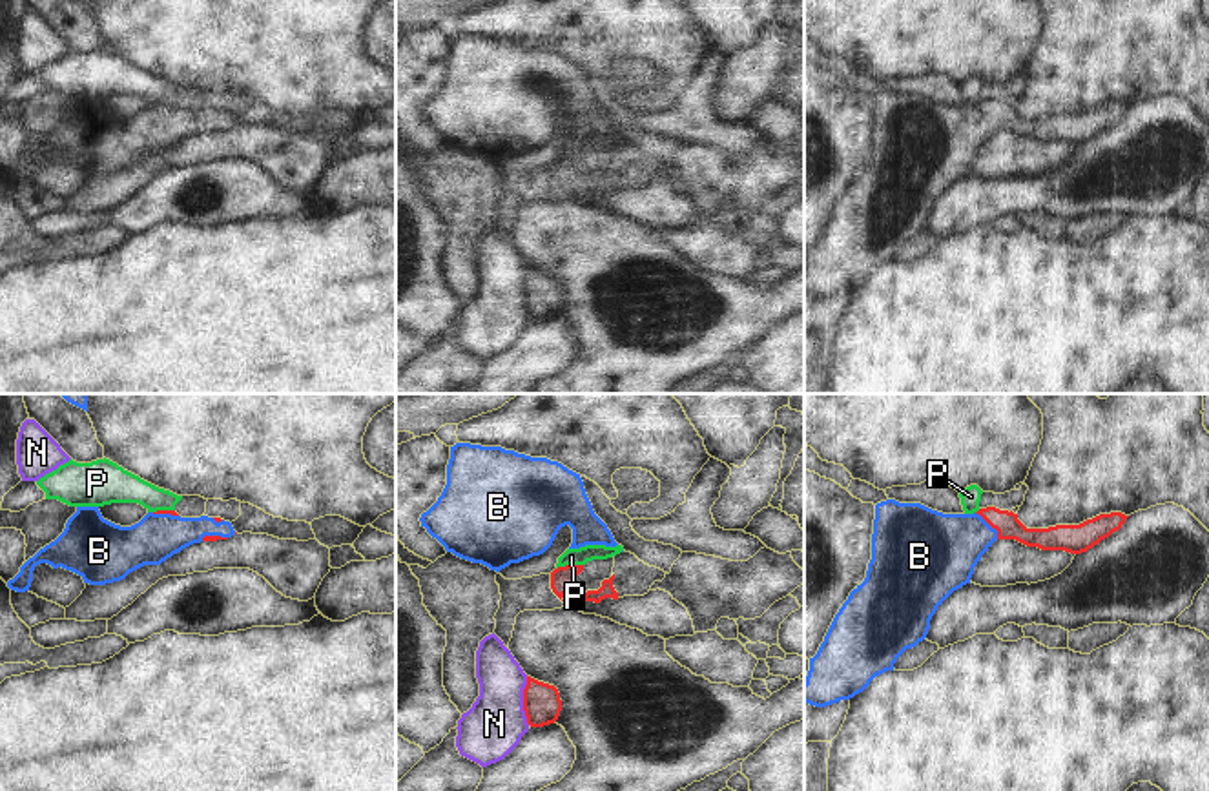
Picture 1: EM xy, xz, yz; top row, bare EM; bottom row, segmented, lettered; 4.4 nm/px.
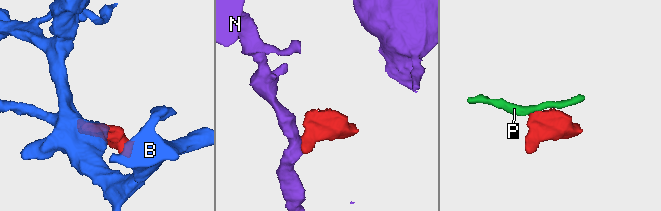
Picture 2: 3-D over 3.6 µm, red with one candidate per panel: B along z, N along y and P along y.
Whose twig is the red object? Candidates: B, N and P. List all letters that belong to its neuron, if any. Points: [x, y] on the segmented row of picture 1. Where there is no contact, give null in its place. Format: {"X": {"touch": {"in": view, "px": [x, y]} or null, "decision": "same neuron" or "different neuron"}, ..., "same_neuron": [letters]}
{"B": {"touch": {"in": "yz", "px": [989, 523]}, "decision": "same neuron"}, "N": {"touch": {"in": "xz", "px": [524, 700]}, "decision": "different neuron"}, "P": {"touch": {"in": "xz", "px": [569, 565]}, "decision": "different neuron"}, "same_neuron": ["B"]}

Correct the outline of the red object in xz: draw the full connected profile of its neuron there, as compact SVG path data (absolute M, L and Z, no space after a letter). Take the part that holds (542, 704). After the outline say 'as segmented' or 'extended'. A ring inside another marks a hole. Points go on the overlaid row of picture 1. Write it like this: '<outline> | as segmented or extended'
M527 676L523 711L531 727L554 724L562 711L560 693L554 685Z | as segmented

